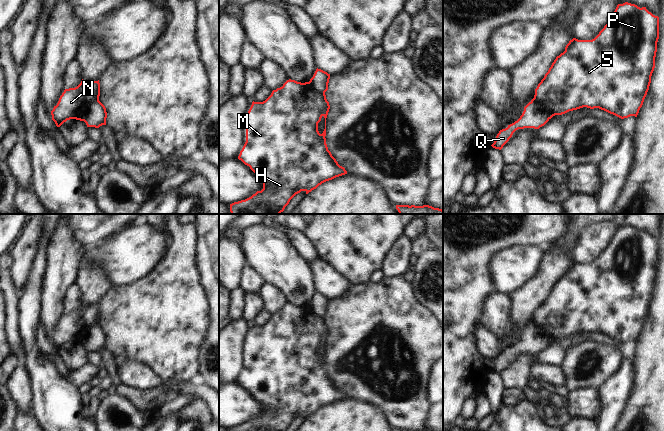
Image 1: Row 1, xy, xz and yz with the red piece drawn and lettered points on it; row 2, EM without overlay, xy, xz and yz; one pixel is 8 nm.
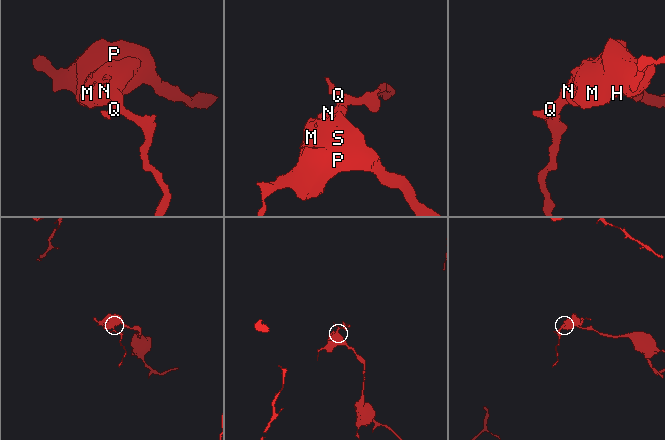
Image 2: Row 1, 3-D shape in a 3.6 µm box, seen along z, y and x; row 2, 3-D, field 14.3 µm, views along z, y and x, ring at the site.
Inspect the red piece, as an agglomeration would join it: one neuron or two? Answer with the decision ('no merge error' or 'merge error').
merge error

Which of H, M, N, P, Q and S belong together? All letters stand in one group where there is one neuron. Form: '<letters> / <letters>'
H M N P S / Q

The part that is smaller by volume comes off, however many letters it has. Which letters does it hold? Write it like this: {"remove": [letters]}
{"remove": ["Q"]}

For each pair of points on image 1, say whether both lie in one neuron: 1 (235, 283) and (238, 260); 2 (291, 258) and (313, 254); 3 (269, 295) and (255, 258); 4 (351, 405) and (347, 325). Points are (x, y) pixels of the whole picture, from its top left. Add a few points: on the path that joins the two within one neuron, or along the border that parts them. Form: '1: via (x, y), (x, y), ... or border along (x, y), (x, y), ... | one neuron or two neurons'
1: via (235, 277), (235, 266) | one neuron
2: border along (288, 235), (297, 250), (309, 262) | two neurons
3: border along (266, 281), (278, 286), (286, 295) | two neurons
4: border along (347, 396), (374, 404) | two neurons

